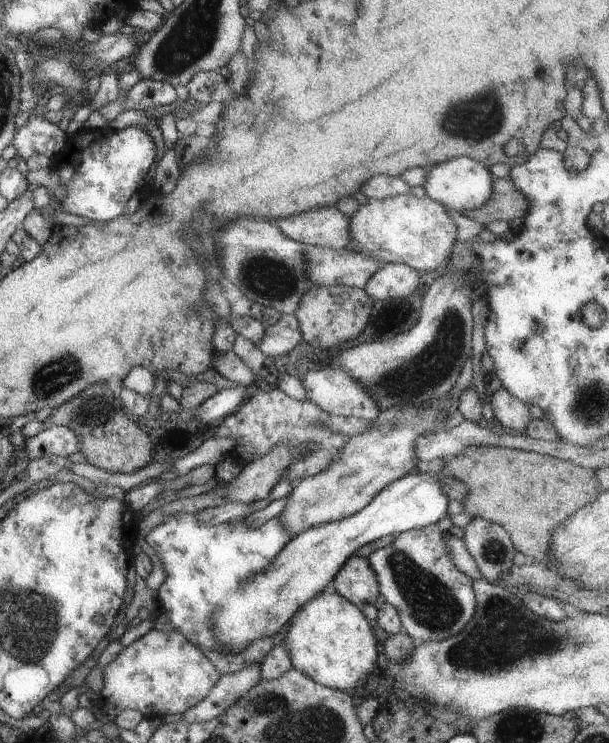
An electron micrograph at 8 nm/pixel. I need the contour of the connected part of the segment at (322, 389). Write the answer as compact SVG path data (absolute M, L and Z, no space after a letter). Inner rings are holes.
M318 368L316 371L308 371L302 376L301 381L309 401L330 415L362 418L371 422L381 411L372 400L372 396L366 390L360 390L360 384L339 368Z

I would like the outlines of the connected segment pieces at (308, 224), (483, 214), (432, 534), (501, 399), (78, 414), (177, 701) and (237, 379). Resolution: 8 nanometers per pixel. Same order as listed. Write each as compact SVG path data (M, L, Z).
M324 206L270 222L300 244L331 249L344 249L350 244L350 219L335 206Z
M508 177L494 179L492 184L492 198L484 206L466 210L462 215L486 226L494 220L510 222L516 218L522 219L528 214L528 198L523 192L516 190Z
M438 523L404 531L402 534L396 535L396 540L392 544L377 549L367 558L378 576L382 598L398 610L403 631L417 643L440 642L442 639L462 632L462 629L472 620L476 612L476 594L472 588L473 580L454 566L450 552L444 544L444 534L445 532L438 526Z
M502 388L492 394L490 400L496 422L502 424L504 430L524 433L531 420L530 406L518 400L511 392Z
M108 382L87 386L68 402L52 409L49 417L42 422L64 424L80 438L80 453L86 462L108 472L130 474L142 470L156 460L159 443L155 443L138 425L137 419L120 407Z
M159 626L124 647L116 659L103 668L104 688L99 691L100 703L110 702L118 710L139 710L145 719L160 717L166 720L169 715L180 715L202 702L221 676L205 650L193 645L180 631Z
M234 351L215 352L212 356L211 368L219 372L224 378L232 380L236 385L245 386L248 389L255 386L255 374L234 353Z

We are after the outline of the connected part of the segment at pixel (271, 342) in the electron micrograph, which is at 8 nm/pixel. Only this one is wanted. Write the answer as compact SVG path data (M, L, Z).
M282 313L282 318L274 326L265 329L260 342L255 346L269 360L278 355L286 356L297 344L304 345L298 319L295 315Z

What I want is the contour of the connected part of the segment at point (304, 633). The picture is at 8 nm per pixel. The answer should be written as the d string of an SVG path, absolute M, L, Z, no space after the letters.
M322 591L311 598L293 616L283 643L284 648L290 654L294 669L301 670L308 678L312 678L314 682L328 686L328 688L352 693L358 688L366 688L368 680L374 674L379 673L379 667L376 663L378 662L378 648L373 628L374 625L369 622L356 604L346 600L338 592L330 594Z

